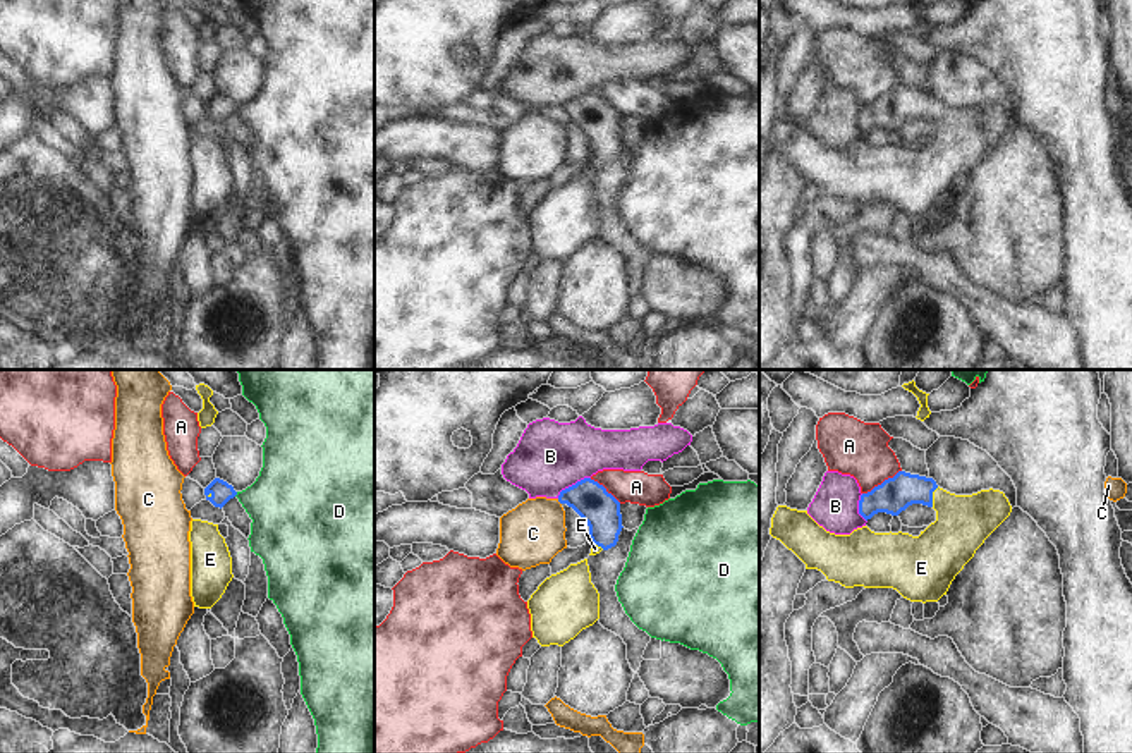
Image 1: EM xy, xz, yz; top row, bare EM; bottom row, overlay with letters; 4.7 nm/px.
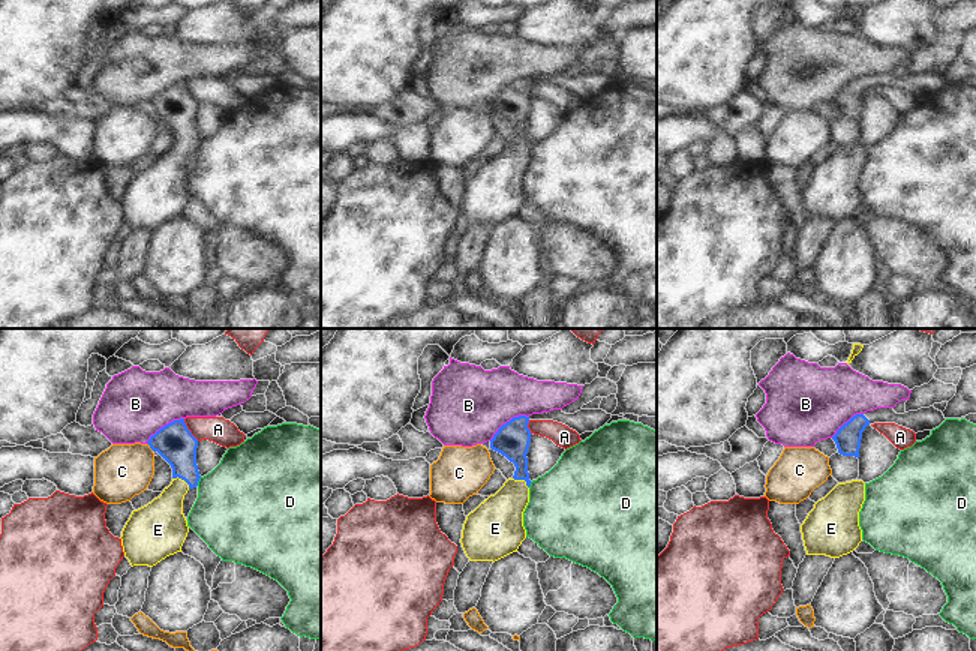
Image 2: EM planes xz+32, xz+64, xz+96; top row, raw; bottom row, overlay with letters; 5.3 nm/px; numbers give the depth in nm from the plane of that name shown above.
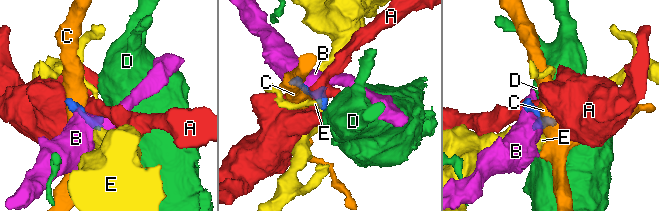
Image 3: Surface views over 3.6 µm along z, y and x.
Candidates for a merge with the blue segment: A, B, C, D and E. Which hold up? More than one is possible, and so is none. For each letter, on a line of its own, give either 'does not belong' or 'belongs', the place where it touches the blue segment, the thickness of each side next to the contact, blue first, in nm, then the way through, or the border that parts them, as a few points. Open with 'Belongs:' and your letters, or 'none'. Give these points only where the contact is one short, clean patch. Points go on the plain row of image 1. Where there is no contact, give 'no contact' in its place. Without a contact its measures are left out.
Belongs: E
A: does not belong; contact yz (883, 97); calibres 160 and 260 nm; border yz (900, 85), (863, 109)
B: does not belong; contact xz (572, 100); calibres 180 and 320 nm
C: does not belong; contact xz (559, 116); calibres 180 and 300 nm; border xz (557, 114), (560, 119)
D: does not belong; contact xy (236, 109); calibres 100 and 360 nm; border xy (237, 107), (234, 110)
E: belongs; contact yz (931, 112); calibres 160 and 260 nm; way yz (894, 110), (931, 112), (962, 138)

